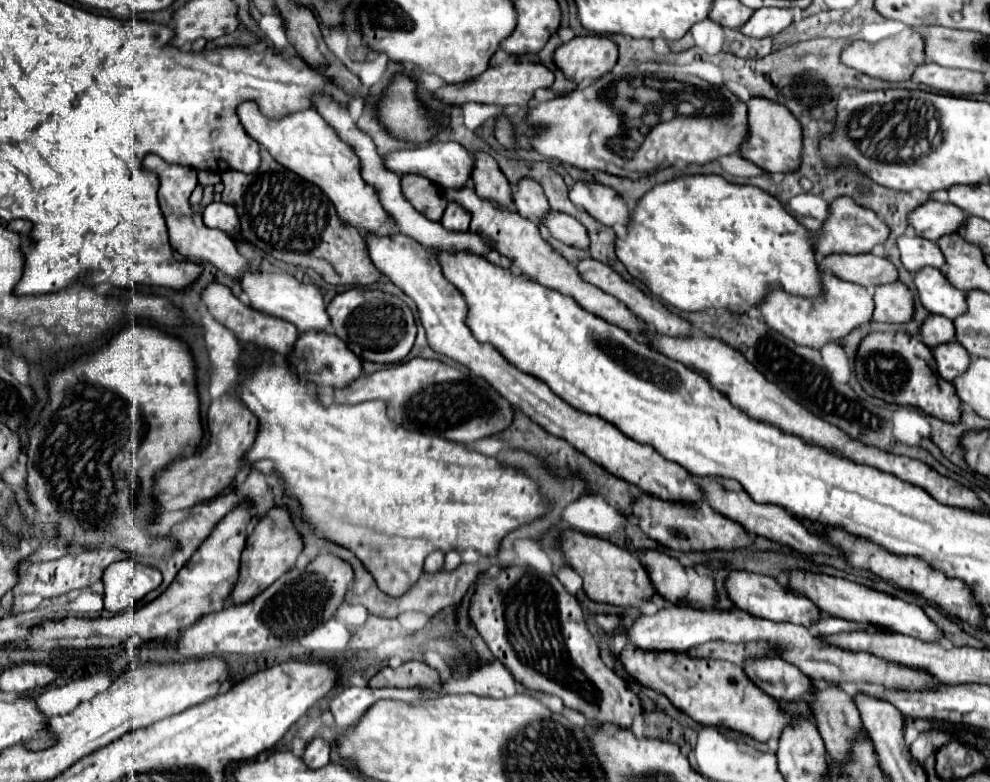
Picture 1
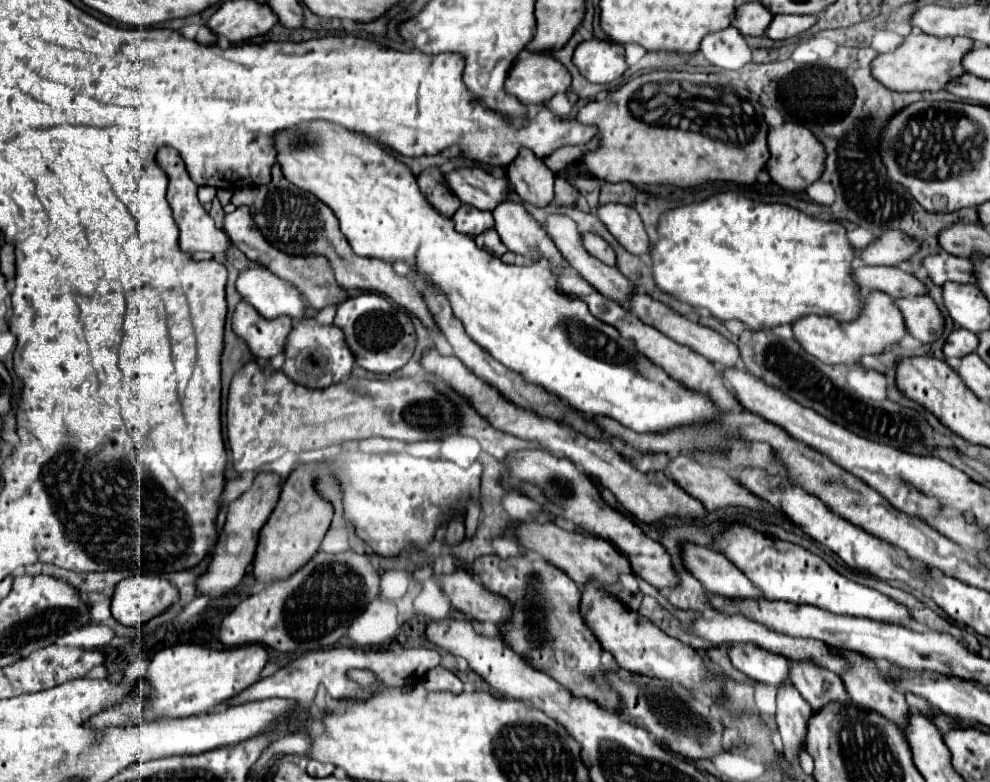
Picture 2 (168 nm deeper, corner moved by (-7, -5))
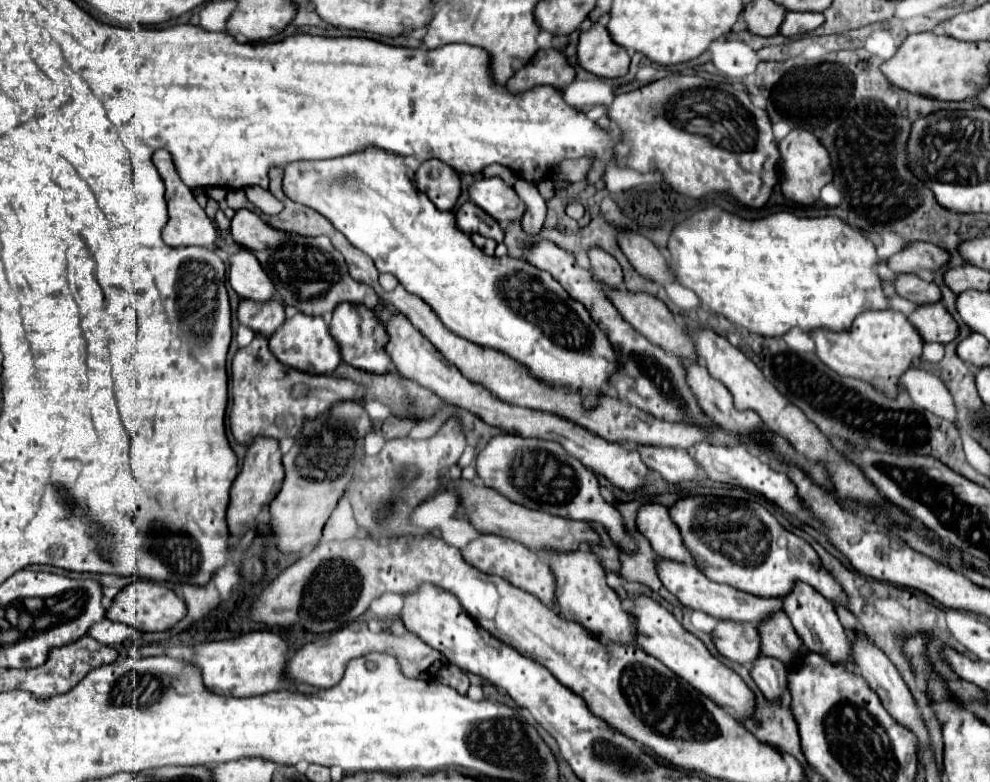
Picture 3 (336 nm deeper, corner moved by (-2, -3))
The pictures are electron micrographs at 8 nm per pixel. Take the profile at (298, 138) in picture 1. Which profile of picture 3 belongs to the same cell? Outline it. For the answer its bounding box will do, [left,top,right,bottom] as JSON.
[284,147,618,407]

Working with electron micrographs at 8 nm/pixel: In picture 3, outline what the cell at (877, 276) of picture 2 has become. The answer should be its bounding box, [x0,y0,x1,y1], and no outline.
[896,275,942,305]

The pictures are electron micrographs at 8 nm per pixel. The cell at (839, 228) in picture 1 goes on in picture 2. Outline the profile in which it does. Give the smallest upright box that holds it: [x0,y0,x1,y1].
[861,229,919,265]

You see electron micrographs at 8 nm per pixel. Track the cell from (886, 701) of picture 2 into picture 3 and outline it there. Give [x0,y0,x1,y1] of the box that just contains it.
[782,583,852,663]

